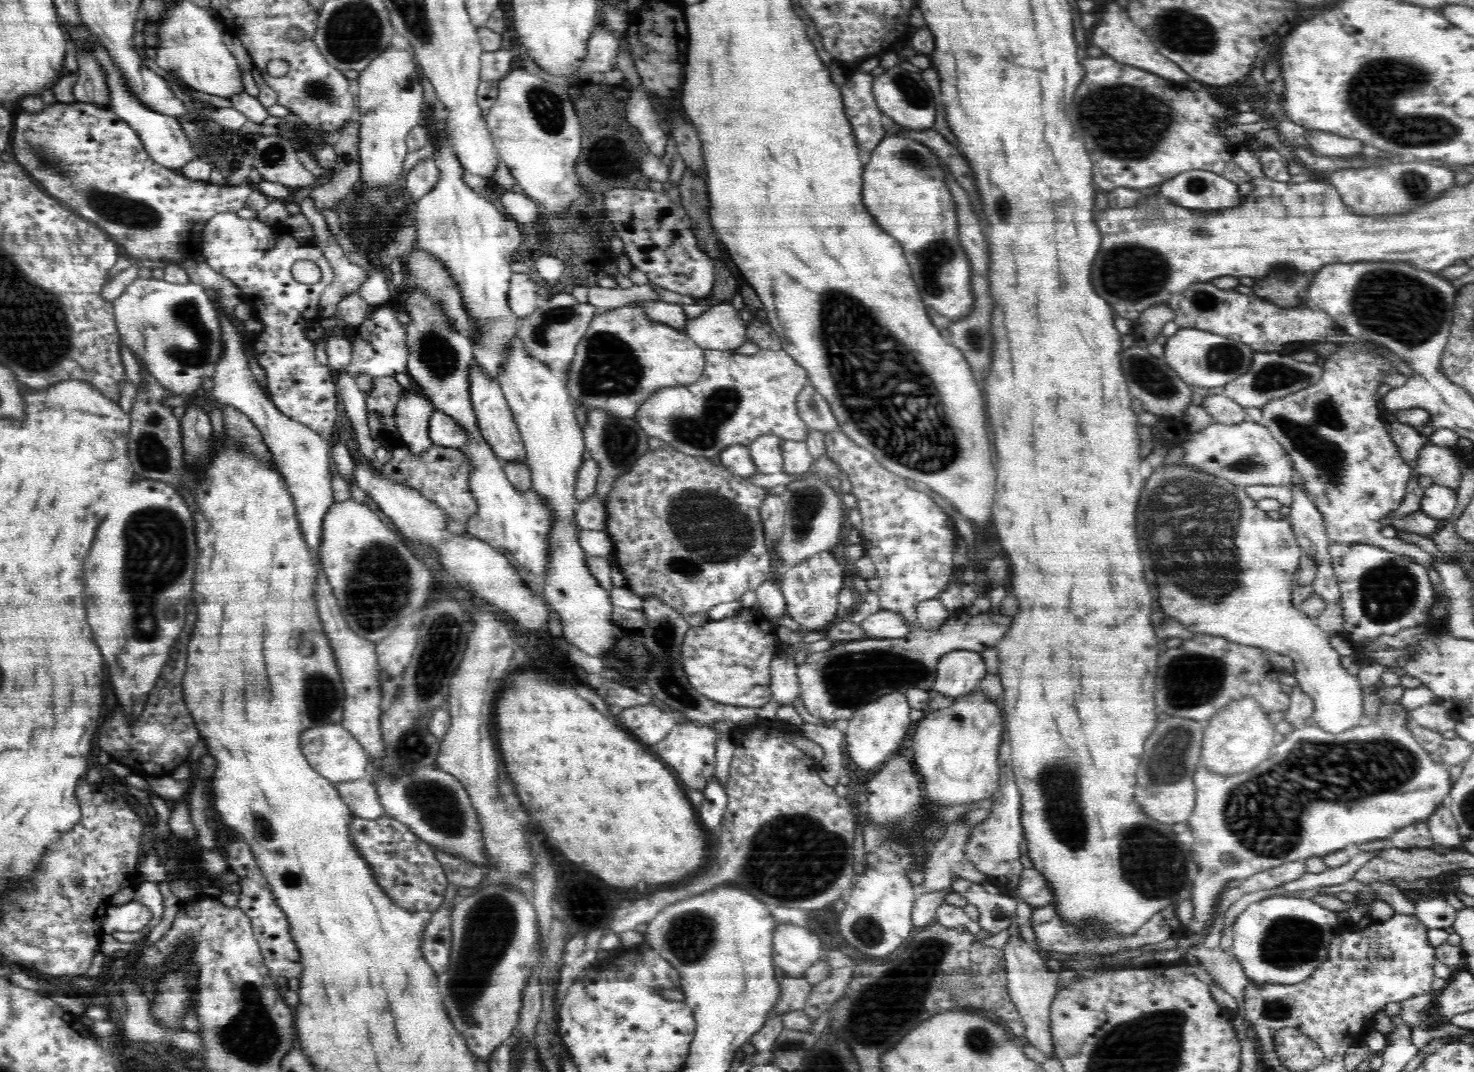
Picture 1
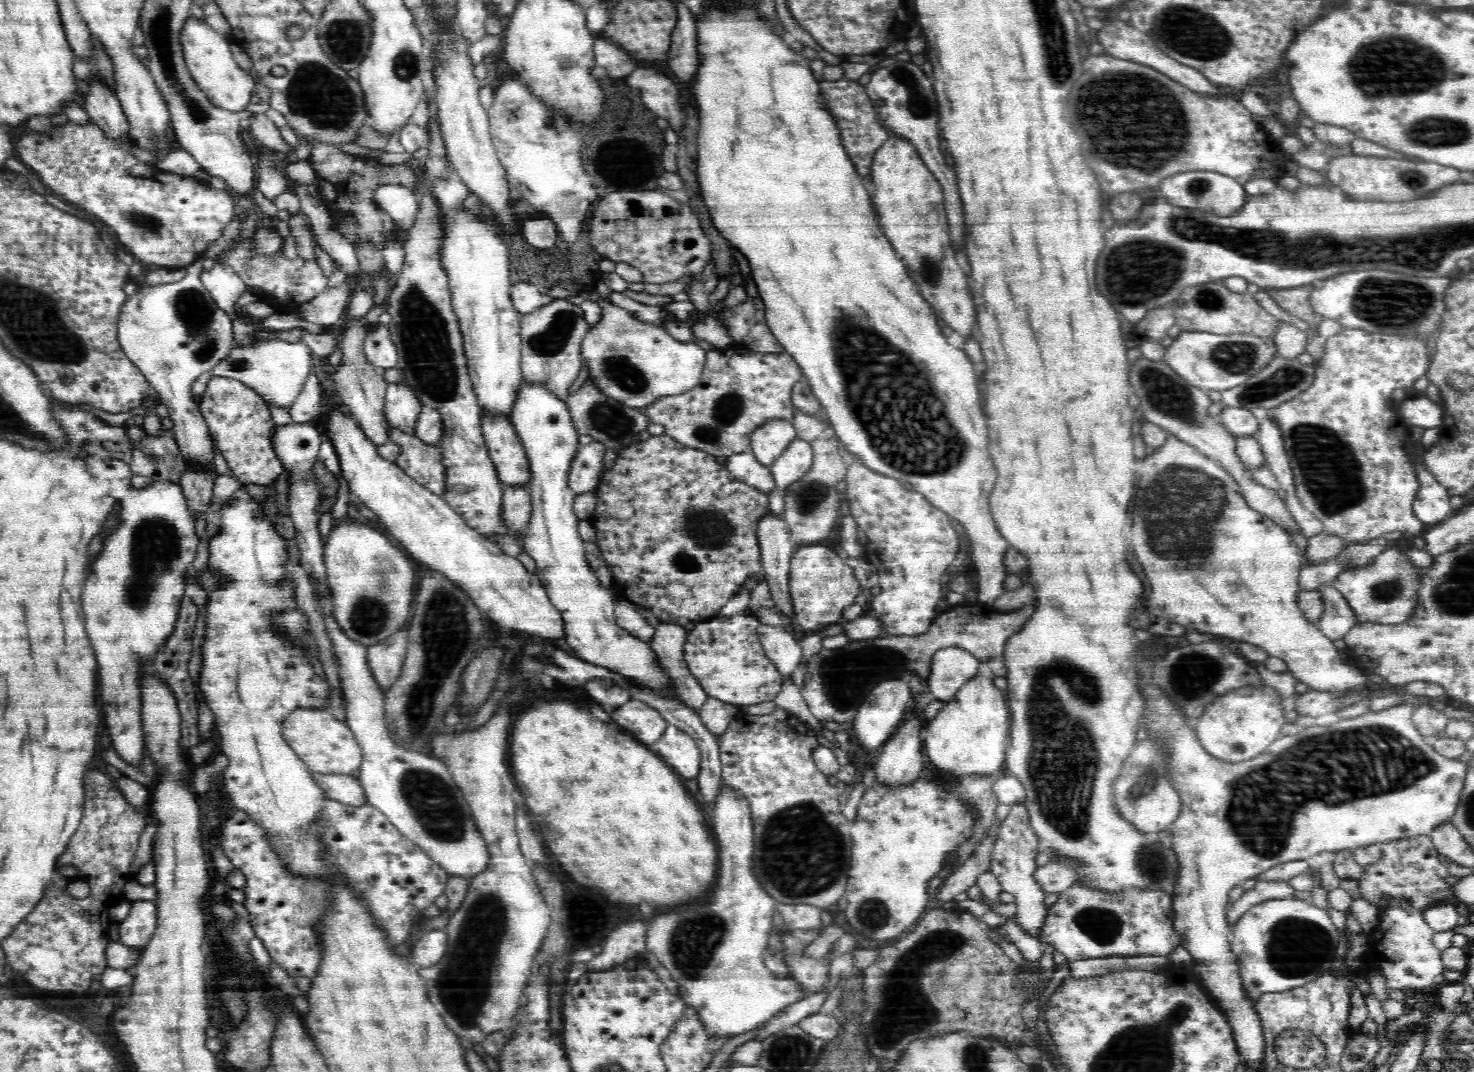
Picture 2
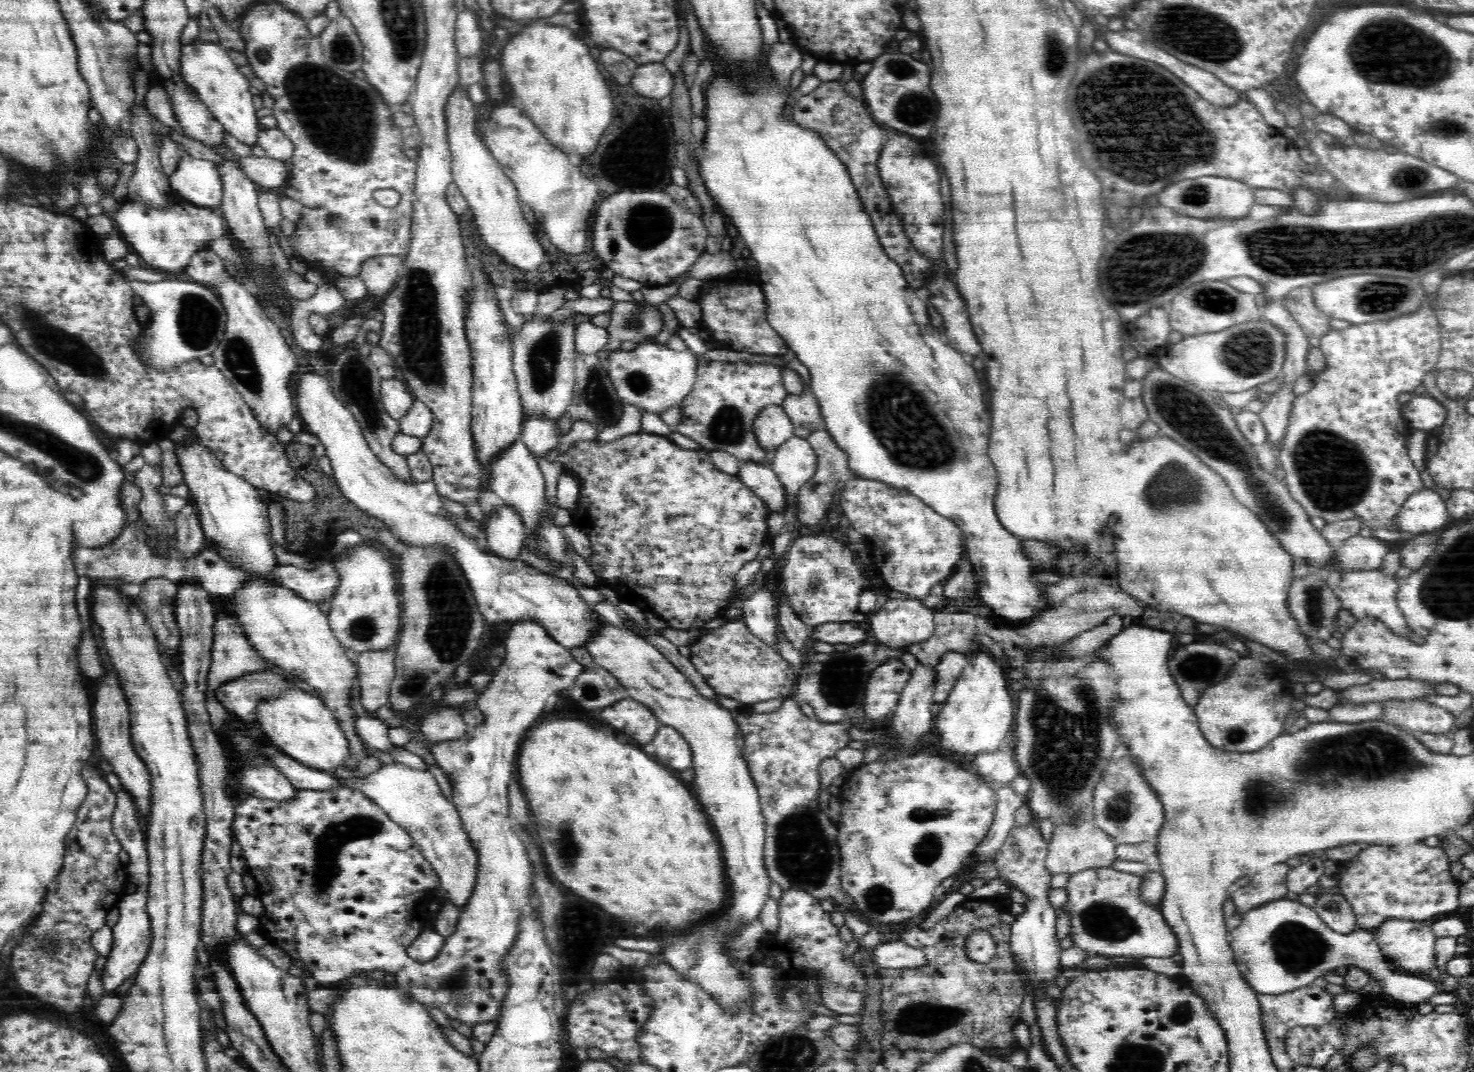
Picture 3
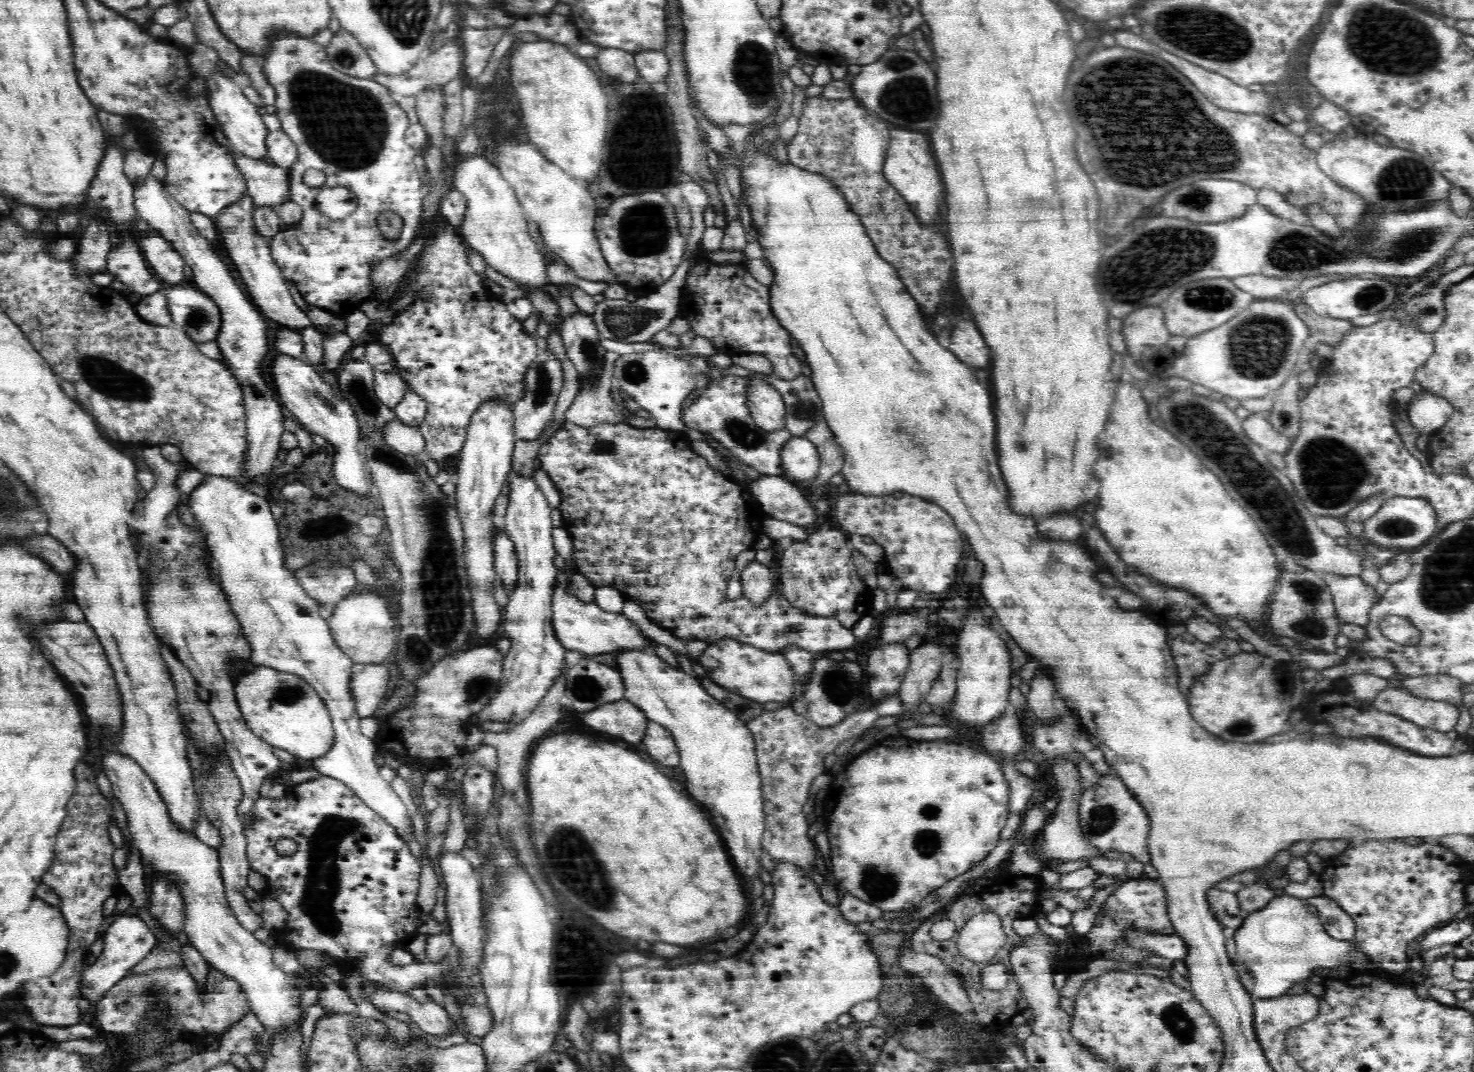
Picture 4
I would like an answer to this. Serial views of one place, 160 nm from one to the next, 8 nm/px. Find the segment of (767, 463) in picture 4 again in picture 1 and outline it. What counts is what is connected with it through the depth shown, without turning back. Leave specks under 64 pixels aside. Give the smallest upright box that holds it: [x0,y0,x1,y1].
[635,349,810,459]

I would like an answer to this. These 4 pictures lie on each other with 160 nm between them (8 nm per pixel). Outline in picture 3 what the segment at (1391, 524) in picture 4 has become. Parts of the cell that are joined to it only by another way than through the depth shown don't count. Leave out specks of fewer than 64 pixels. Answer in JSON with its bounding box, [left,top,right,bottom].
[1396,488,1451,538]

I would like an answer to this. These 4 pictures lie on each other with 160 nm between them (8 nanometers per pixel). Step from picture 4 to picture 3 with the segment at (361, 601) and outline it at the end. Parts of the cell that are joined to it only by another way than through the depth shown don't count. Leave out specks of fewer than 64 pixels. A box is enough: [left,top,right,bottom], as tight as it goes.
[329,542,400,654]

